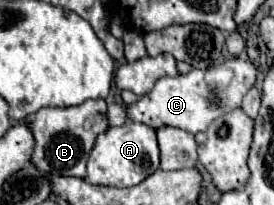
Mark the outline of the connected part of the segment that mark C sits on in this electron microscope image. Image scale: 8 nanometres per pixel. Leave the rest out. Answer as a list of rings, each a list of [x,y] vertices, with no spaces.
[[[230,58],[224,64],[212,68],[212,76],[208,74],[208,82],[206,74],[208,74],[206,70],[192,70],[184,76],[178,74],[178,76],[160,78],[148,94],[138,98],[138,102],[124,106],[128,120],[142,122],[154,130],[160,130],[164,126],[174,126],[198,134],[204,132],[216,118],[220,118],[220,114],[228,114],[228,110],[240,108],[244,94],[256,82],[254,64],[242,58]]]

